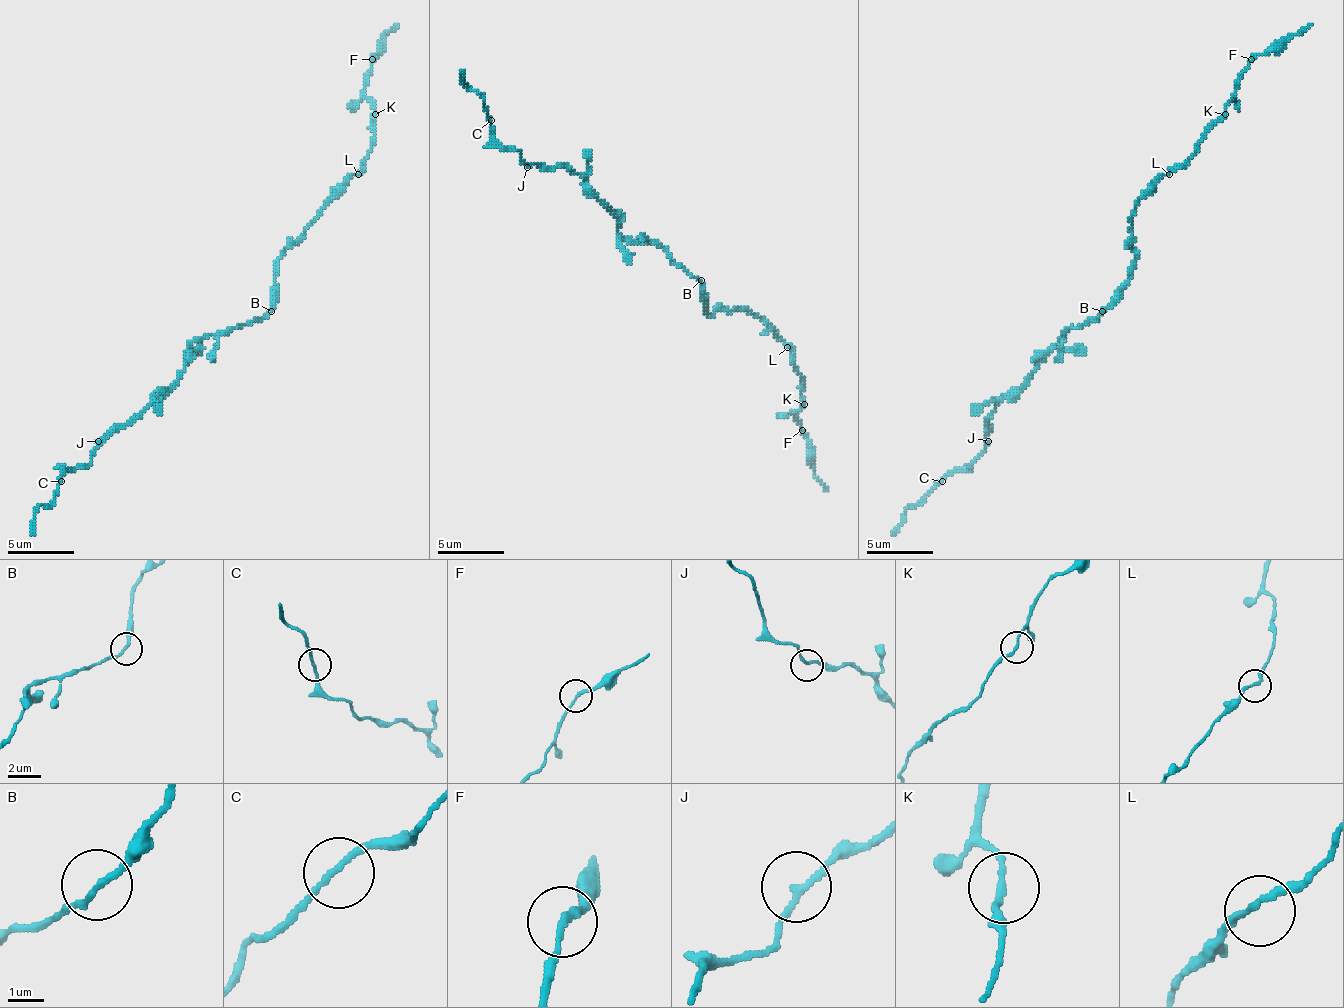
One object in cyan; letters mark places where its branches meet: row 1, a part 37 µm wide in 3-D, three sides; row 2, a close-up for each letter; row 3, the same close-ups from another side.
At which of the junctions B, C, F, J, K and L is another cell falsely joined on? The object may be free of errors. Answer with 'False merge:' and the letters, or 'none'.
False merge: none

